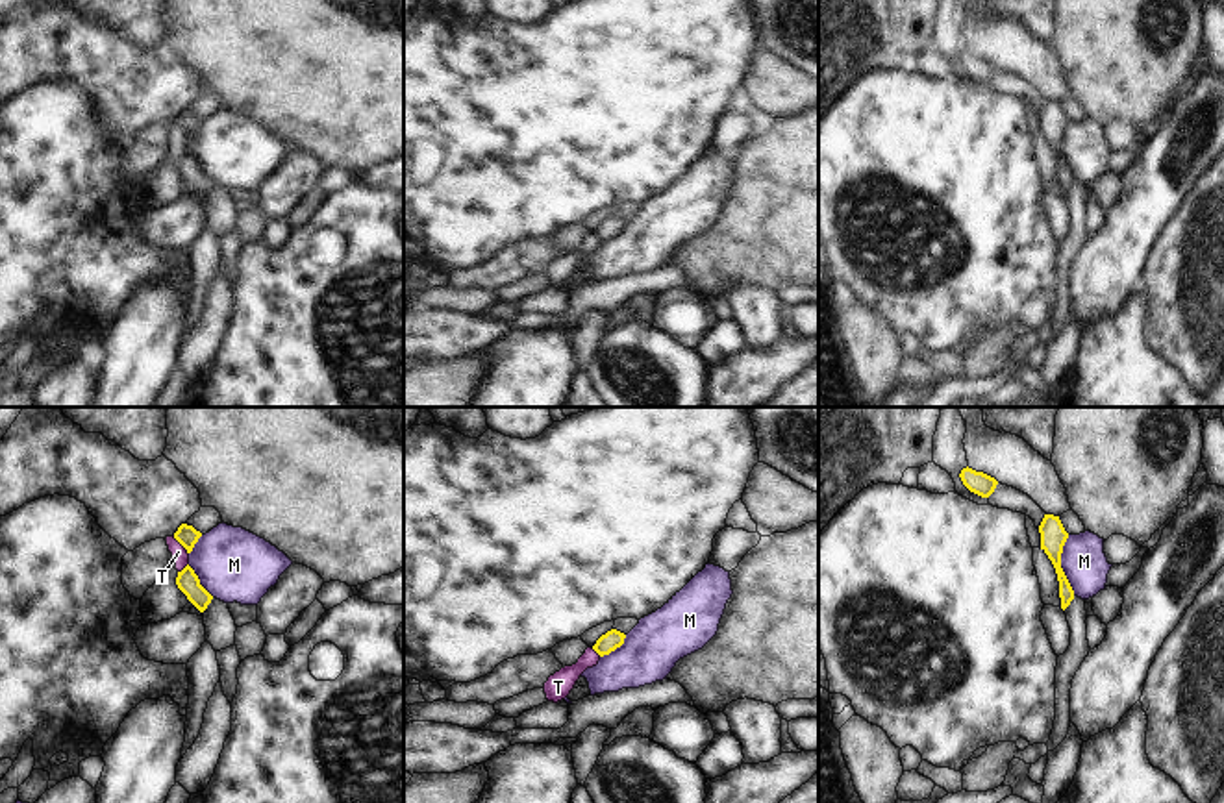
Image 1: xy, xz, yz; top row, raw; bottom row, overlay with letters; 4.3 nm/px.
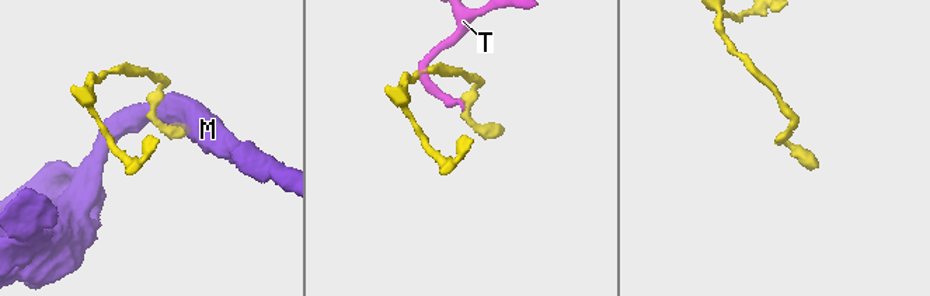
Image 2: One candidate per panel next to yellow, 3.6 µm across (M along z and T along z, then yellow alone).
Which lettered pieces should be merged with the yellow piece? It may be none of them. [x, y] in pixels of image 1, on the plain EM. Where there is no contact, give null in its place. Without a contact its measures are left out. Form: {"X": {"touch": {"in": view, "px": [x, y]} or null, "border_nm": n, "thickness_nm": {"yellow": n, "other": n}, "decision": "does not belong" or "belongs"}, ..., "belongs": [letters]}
{"M": {"touch": {"in": "yz", "px": [1060, 150]}, "border_nm": 260, "thickness_nm": {"yellow": 110, "other": 190}, "decision": "does not belong"}, "T": {"touch": {"in": "xy", "px": [180, 128]}, "border_nm": 110, "thickness_nm": {"yellow": 90, "other": 70}, "decision": "does not belong"}, "belongs": []}

